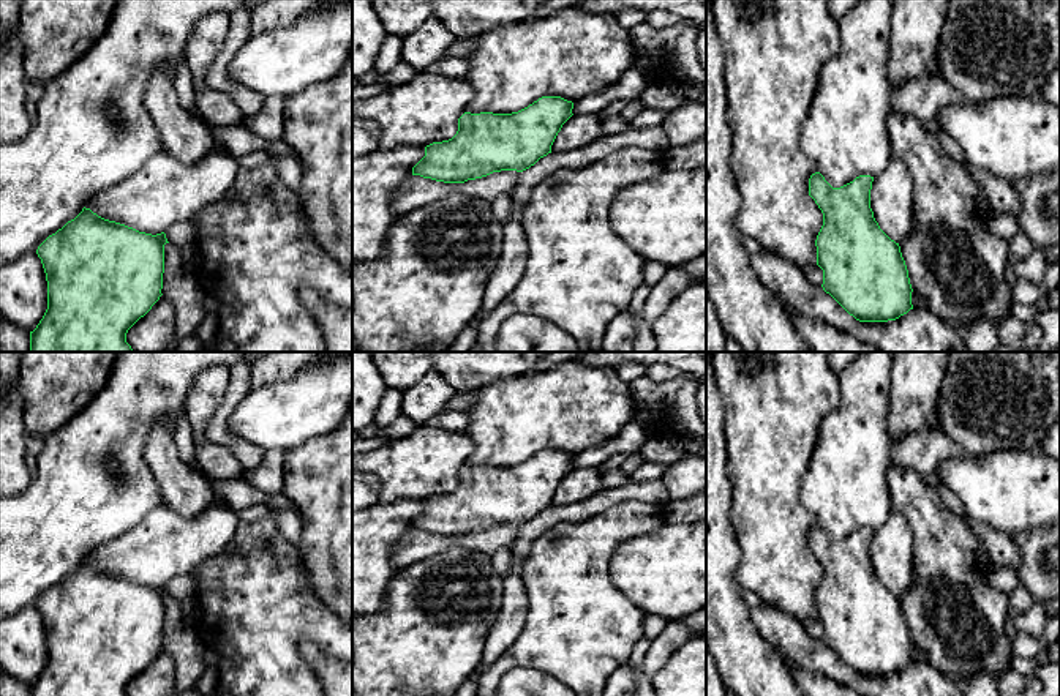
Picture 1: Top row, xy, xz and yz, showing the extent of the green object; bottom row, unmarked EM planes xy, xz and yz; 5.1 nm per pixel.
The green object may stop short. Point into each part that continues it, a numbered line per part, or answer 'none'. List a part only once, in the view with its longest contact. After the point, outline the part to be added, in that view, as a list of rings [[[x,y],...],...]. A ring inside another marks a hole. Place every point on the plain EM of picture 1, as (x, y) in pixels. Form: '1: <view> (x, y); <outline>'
none

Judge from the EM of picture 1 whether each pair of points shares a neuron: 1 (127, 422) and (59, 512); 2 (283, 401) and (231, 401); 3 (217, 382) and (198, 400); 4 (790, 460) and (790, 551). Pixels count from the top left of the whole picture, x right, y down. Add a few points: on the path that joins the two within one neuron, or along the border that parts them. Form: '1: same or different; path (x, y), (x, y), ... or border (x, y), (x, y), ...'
1: same; path (105, 444), (97, 456), (90, 480), (81, 490)
2: different; border (250, 389), (228, 420), (228, 426), (239, 437)
3: same; path (212, 387), (202, 396)
4: same; path (785, 482), (785, 529)

